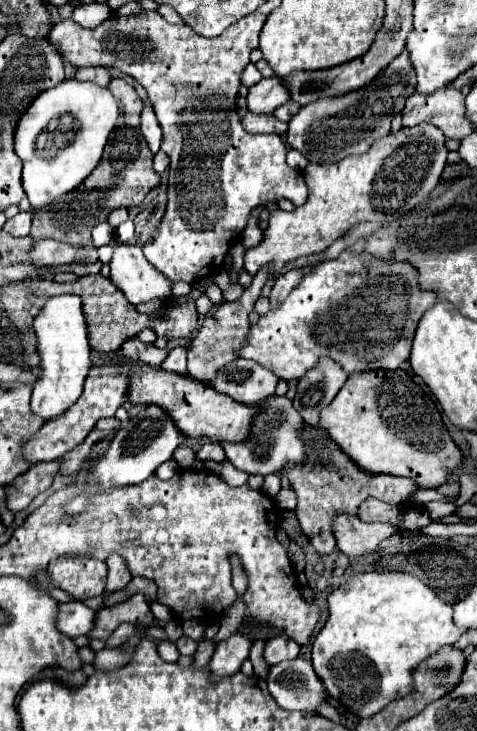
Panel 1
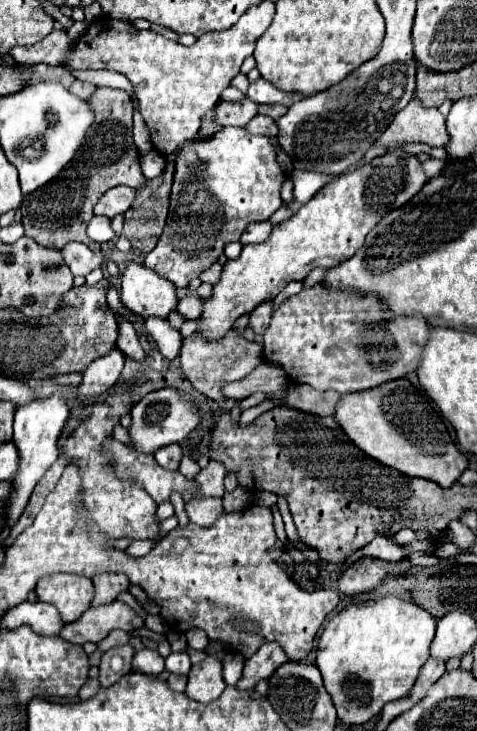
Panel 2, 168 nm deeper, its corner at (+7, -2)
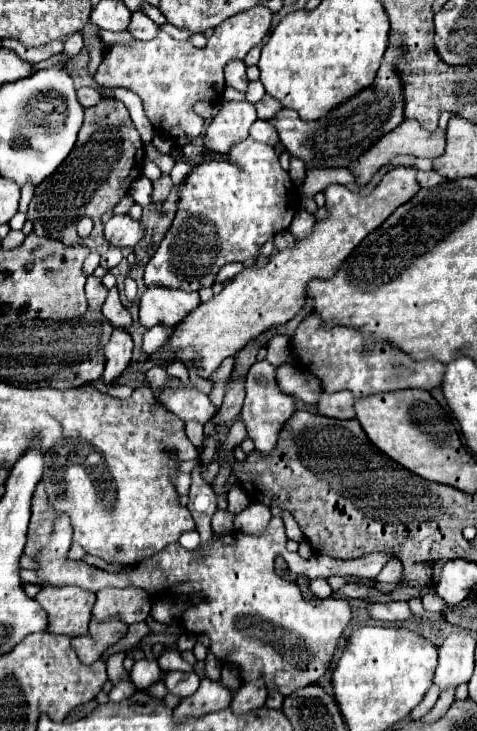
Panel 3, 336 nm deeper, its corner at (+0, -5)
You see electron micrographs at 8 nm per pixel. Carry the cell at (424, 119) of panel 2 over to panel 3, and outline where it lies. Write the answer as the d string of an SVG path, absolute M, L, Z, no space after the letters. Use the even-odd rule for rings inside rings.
M405 120L403 124L399 124L399 128L395 128L387 136L383 136L373 148L369 148L363 156L359 156L359 160L355 160L349 168L357 176L357 184L367 184L373 178L373 174L397 154L413 154L419 158L437 158L443 152L445 152L445 130L437 128L435 132L427 132L425 128L421 128L421 124L417 120Z

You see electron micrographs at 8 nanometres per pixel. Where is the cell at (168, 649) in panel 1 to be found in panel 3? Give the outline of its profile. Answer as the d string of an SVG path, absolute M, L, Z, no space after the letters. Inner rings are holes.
M143 658L143 660L137 660L133 664L133 670L129 672L131 676L131 682L137 686L137 688L149 688L151 684L159 682L161 676L163 676L163 670L159 668L157 660L149 660L149 658Z

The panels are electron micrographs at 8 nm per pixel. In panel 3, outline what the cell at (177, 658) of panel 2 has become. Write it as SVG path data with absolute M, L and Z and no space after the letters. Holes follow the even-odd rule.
M171 670L171 672L165 674L163 680L165 680L169 692L175 694L175 696L181 696L181 698L191 696L199 688L199 676L195 672Z

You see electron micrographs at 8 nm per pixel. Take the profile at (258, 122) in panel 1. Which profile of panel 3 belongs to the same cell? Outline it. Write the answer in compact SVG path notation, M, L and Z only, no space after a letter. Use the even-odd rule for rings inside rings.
M255 120L255 124L251 126L251 138L257 140L257 142L271 144L271 146L275 146L279 142L275 128L267 120Z

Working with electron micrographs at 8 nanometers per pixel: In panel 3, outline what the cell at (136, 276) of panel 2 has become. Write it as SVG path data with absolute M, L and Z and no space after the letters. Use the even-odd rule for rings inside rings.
M159 284L147 286L143 296L139 298L139 322L145 328L153 328L157 324L179 324L191 310L199 306L197 292L185 292L175 288L163 288Z

